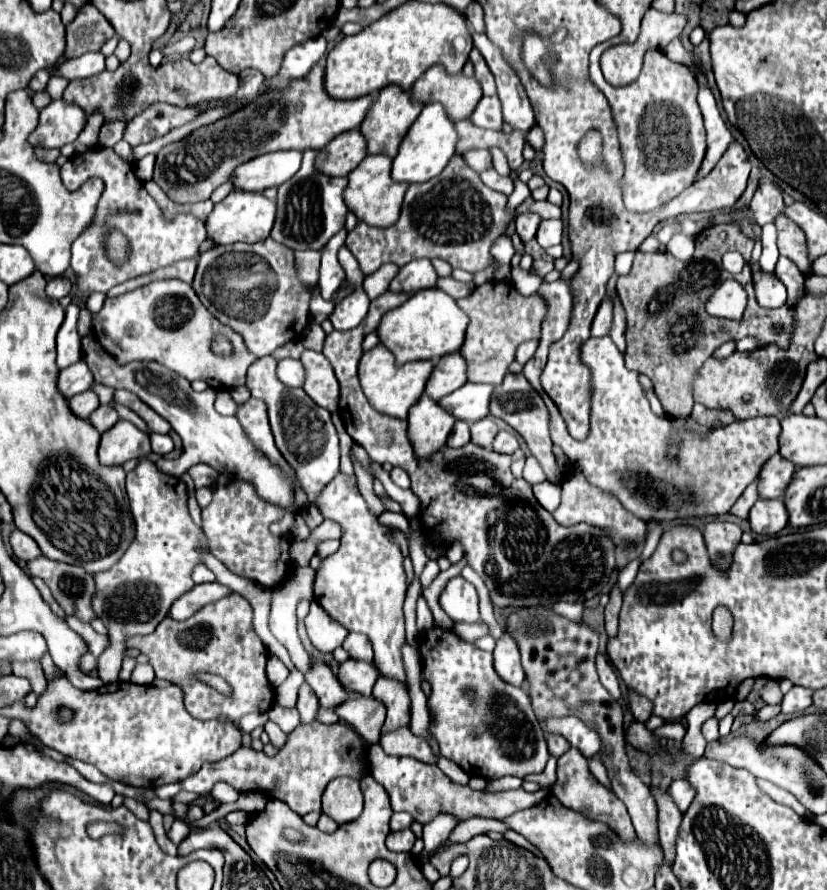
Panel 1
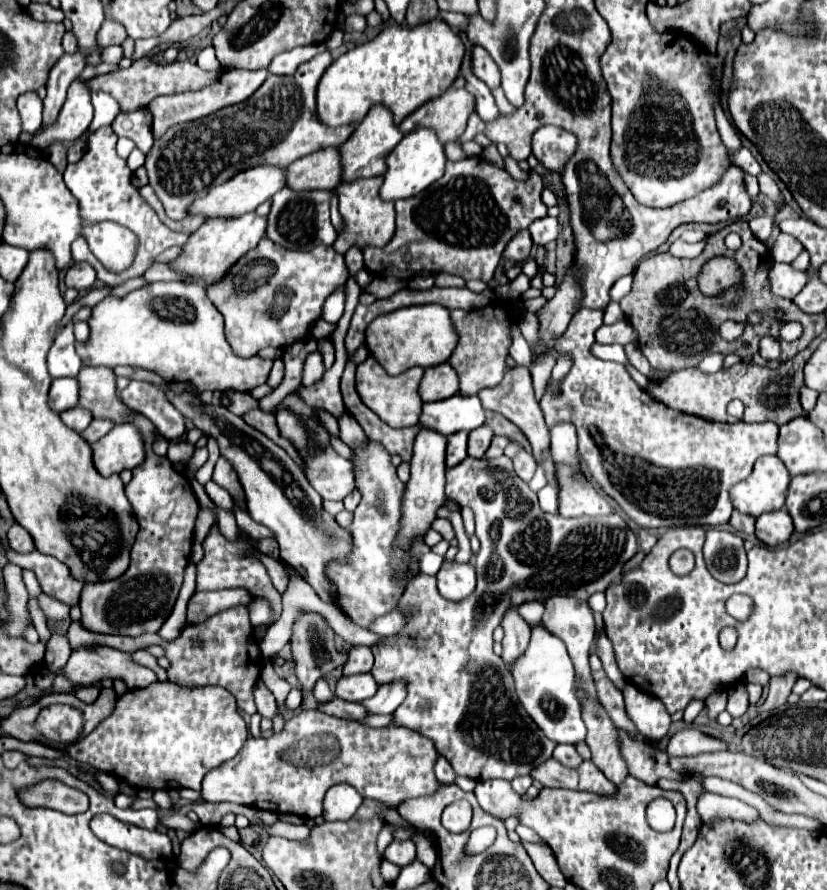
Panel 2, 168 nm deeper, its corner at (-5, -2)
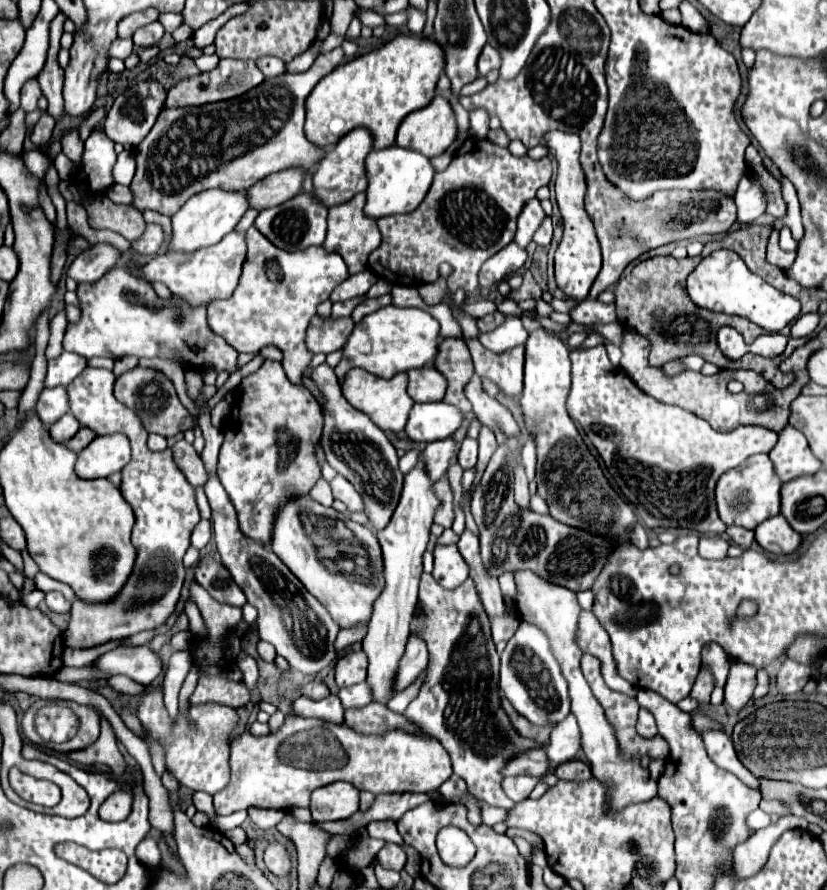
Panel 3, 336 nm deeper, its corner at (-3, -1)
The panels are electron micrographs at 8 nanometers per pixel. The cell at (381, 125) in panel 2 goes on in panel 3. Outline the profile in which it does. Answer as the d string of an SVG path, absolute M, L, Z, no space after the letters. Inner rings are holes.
M354 128L350 130L336 146L328 150L328 154L318 162L318 168L314 172L314 196L322 200L328 208L336 206L340 202L350 200L354 194L364 192L368 186L366 178L366 156L374 150L374 136L368 134L368 128Z

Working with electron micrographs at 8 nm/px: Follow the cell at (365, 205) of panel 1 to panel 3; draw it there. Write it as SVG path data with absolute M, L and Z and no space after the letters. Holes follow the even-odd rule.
M360 192L352 200L342 202L338 206L332 206L328 210L328 236L326 236L322 246L330 252L338 252L344 258L344 262L348 264L350 274L362 272L366 268L368 254L372 250L376 250L382 242L382 234L378 230L378 220L364 214L364 204L366 204L366 194Z

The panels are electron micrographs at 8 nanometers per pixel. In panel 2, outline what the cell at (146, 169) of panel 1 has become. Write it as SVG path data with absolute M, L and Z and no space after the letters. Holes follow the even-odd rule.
M146 107L132 113L120 111L112 123L112 129L118 137L132 139L142 153L148 153L152 149L152 115Z

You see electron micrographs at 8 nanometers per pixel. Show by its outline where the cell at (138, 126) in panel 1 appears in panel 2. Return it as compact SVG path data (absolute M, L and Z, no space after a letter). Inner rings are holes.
M224 69L222 75L208 87L202 87L198 91L186 91L186 93L178 93L178 95L164 95L164 97L156 97L148 109L152 111L154 123L152 123L152 131L154 137L164 135L164 131L168 127L172 127L172 123L184 123L184 121L192 121L192 119L200 119L204 115L210 115L212 111L218 111L226 105L234 105L240 103L244 99L248 99L268 77L266 69L256 69L256 71L248 71L248 69Z

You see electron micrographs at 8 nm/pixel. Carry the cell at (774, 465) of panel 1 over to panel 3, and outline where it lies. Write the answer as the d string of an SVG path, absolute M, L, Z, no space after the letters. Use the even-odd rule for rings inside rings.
M756 454L748 458L740 468L728 470L726 474L720 476L716 486L718 514L726 524L738 524L748 530L754 530L766 518L780 514L780 488L782 482L770 462L770 456Z

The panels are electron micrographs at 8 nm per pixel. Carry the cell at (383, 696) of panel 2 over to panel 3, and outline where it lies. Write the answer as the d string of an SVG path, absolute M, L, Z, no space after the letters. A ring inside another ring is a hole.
M410 636L408 644L406 644L406 652L400 660L400 666L396 670L396 676L392 680L392 690L394 694L406 690L406 686L414 684L414 680L418 680L418 676L422 674L422 670L426 670L428 666L428 650L426 644L420 638Z

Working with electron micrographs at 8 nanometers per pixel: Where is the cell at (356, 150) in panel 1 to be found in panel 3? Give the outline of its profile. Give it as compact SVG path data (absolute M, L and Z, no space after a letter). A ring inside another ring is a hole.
M286 168L282 172L266 176L262 182L256 182L252 188L248 188L250 206L256 210L264 210L294 198L302 190L306 174L308 170L302 168Z

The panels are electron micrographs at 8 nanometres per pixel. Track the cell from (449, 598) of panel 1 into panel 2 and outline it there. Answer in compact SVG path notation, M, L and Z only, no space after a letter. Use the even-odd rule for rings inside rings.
M444 561L444 565L436 573L436 579L440 595L452 601L460 601L476 589L476 573L470 563Z

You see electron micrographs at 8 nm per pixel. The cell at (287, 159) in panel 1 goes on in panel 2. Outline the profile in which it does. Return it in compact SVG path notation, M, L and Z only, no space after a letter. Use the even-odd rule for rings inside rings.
M252 167L246 171L240 171L236 177L226 181L224 185L212 187L206 197L196 199L188 207L188 215L202 215L206 221L208 219L234 219L244 213L254 211L260 203L268 201L276 191L284 187L284 169L282 167Z

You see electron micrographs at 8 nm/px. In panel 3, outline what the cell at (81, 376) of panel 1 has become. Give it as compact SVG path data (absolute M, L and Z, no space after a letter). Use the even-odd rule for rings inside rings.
M64 386L44 388L34 410L46 426L52 426L56 420L60 420L60 416L64 416L68 412L68 392L66 392L66 388Z

